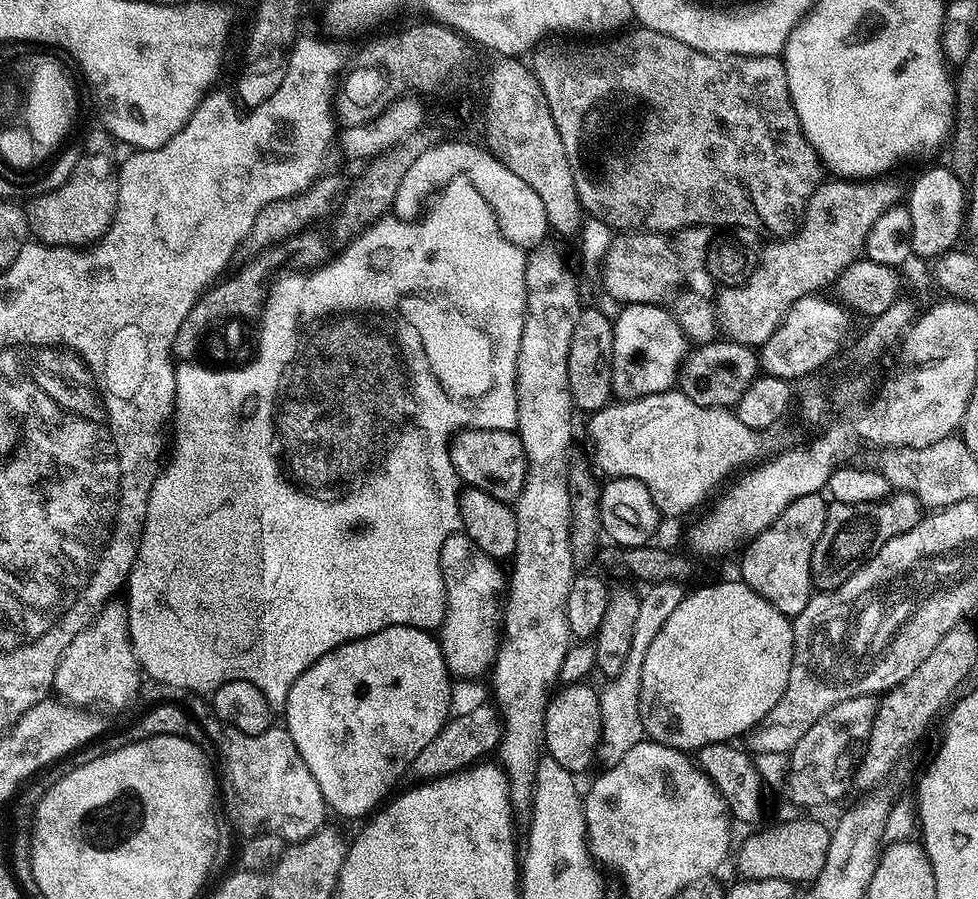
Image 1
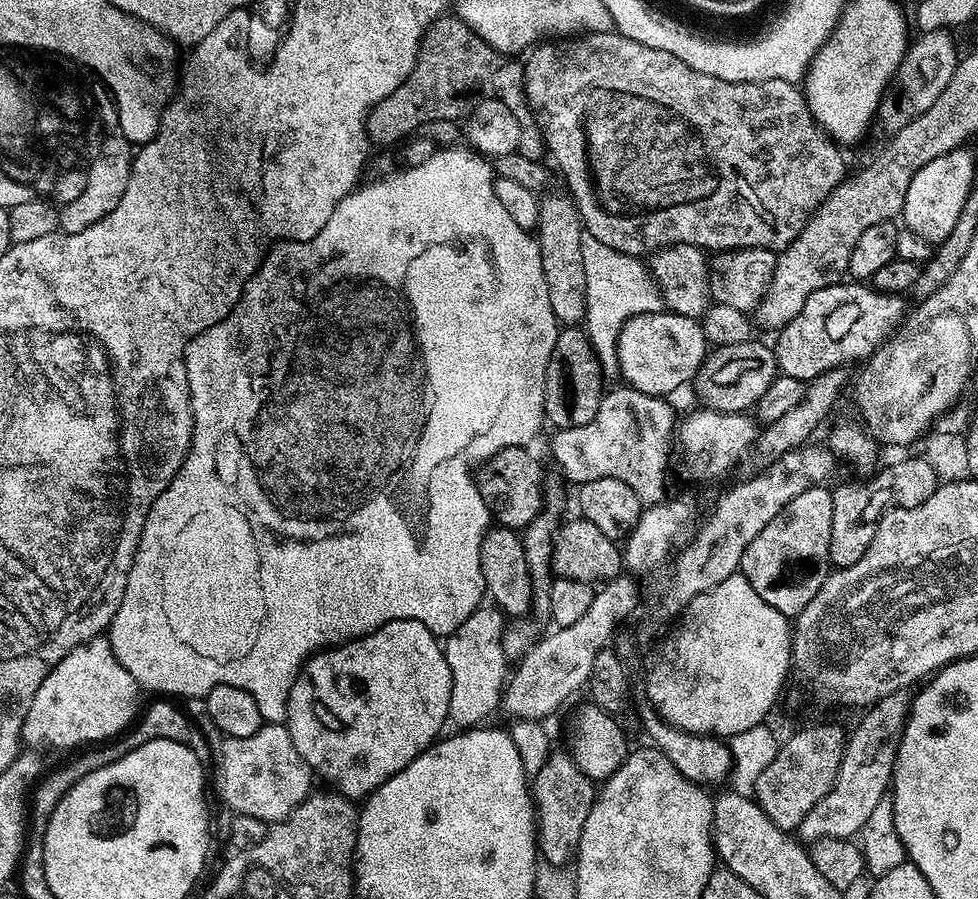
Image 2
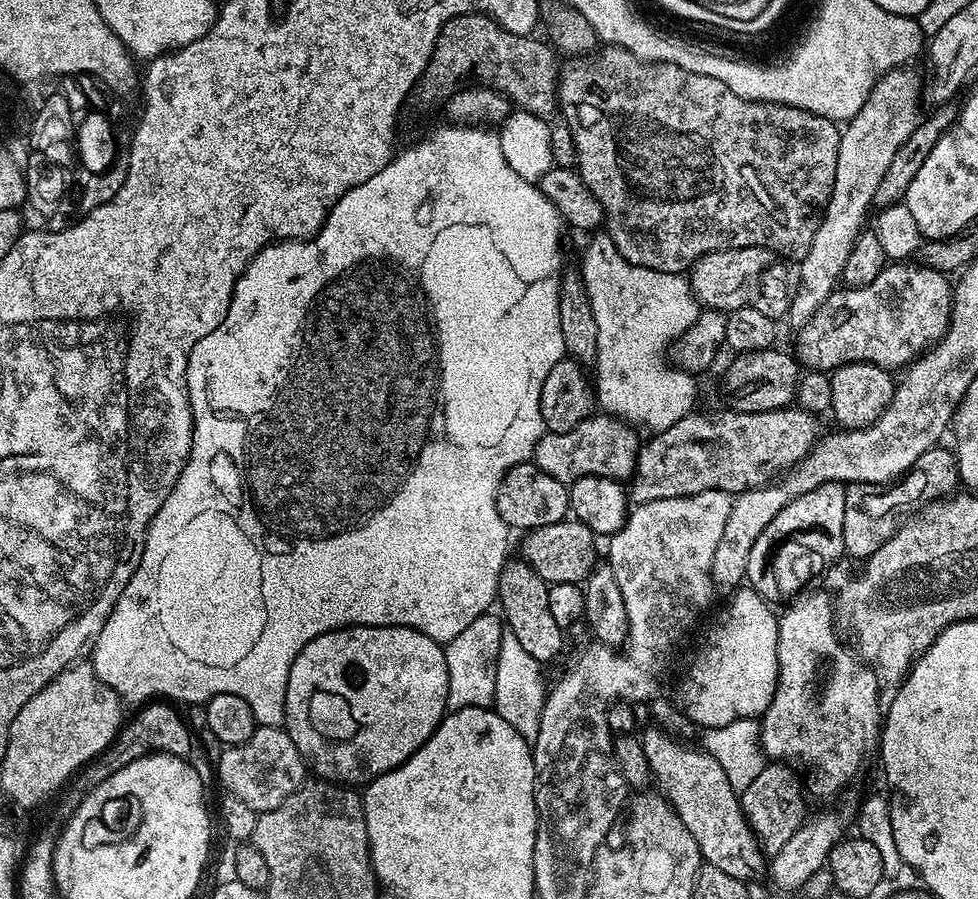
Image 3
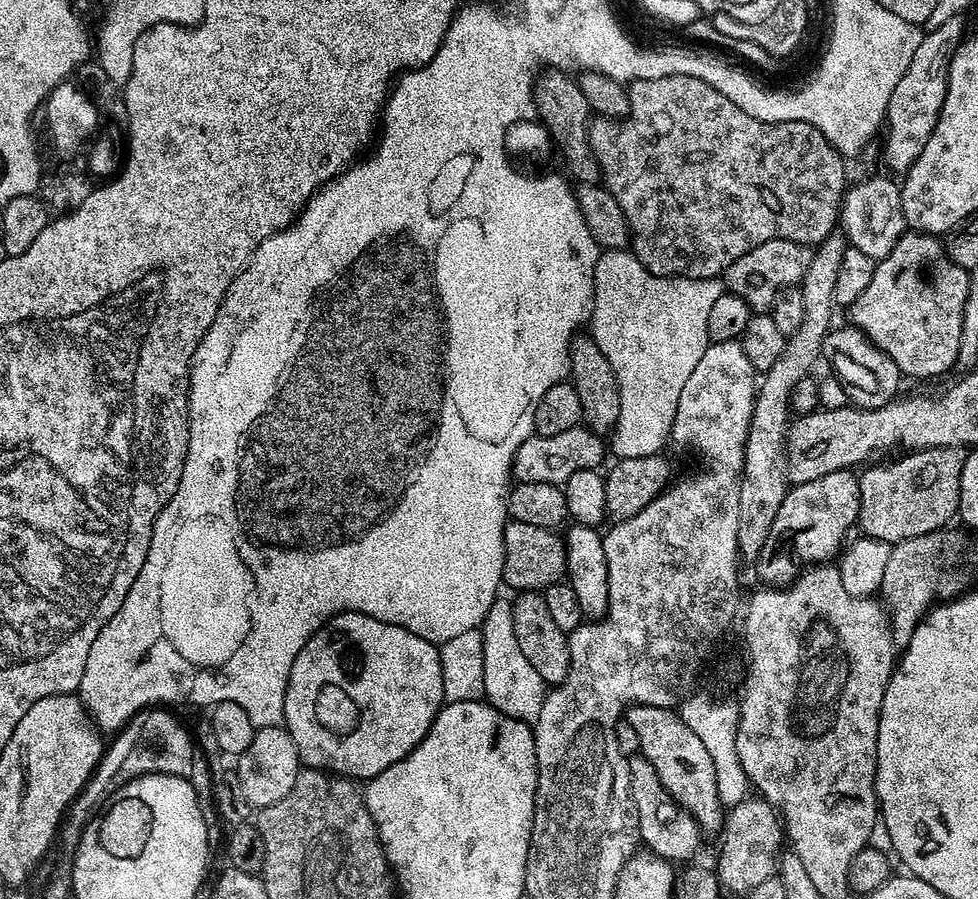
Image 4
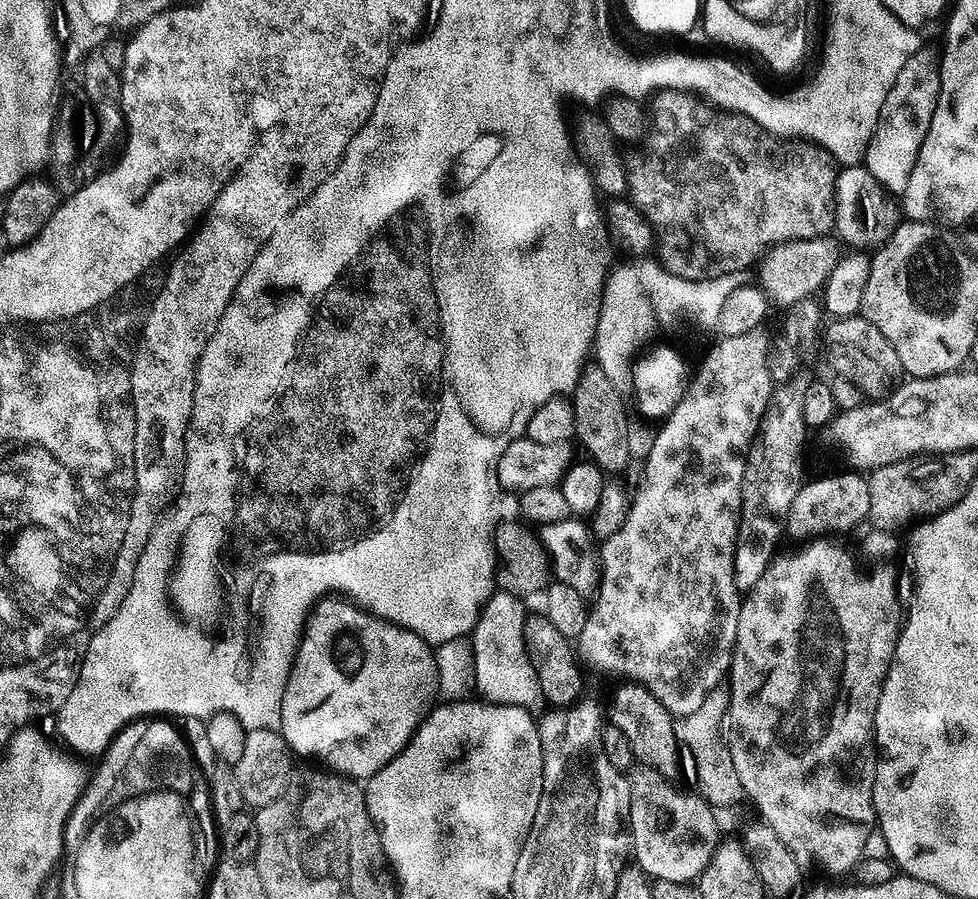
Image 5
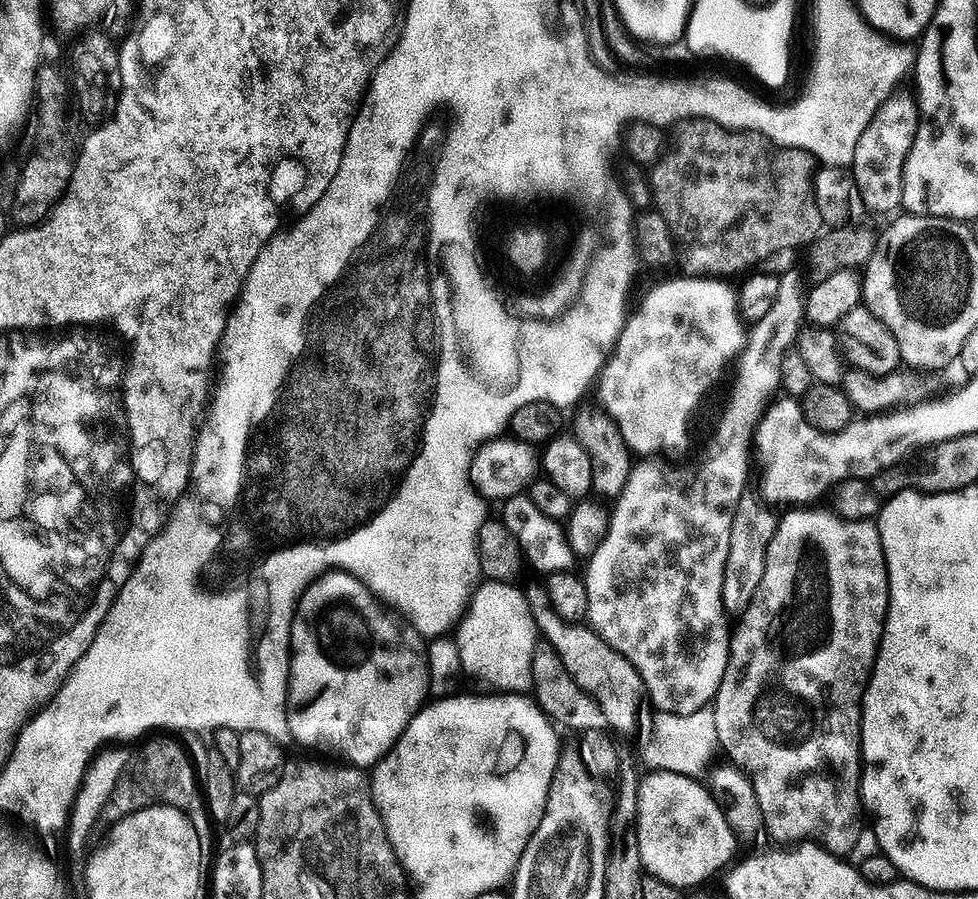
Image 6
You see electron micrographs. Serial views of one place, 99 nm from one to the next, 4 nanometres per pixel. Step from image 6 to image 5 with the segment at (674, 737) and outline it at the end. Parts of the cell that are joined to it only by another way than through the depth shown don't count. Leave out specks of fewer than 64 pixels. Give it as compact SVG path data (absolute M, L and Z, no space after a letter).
M718 687L706 696L705 702L688 716L683 717L676 726L679 743L688 748L696 768L696 776L702 784L702 794L712 807L723 810L744 798L744 788L737 776L733 759L727 752L724 736L721 734L721 720L728 705L728 691Z

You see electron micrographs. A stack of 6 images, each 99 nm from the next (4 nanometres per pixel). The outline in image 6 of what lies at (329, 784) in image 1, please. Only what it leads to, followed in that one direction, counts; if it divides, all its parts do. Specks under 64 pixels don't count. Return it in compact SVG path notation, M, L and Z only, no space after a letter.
M333 570L319 576L302 593L290 626L289 731L306 747L325 748L336 755L333 757L365 770L375 766L398 742L414 714L424 707L424 695L430 692L425 637L403 616L396 614L391 620L387 614L385 605L357 576Z

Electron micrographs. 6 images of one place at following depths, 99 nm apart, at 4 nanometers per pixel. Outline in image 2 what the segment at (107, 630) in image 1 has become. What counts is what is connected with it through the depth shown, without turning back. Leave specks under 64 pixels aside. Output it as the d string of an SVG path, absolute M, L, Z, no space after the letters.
M101 634L70 650L70 654L50 670L42 686L38 686L38 694L34 694L26 710L24 725L20 727L21 741L32 750L80 750L111 741L137 719L142 708L140 695L140 685L118 662L107 635Z

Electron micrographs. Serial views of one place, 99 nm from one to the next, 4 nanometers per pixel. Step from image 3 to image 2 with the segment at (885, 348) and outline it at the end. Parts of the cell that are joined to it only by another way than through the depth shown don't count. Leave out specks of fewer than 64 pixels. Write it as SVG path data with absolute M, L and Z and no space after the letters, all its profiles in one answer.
M841 282L814 290L806 298L806 306L798 310L798 318L779 329L780 337L774 343L777 369L790 378L809 382L823 372L852 366L855 360L868 360L904 323L904 300L903 295L879 292L864 282Z

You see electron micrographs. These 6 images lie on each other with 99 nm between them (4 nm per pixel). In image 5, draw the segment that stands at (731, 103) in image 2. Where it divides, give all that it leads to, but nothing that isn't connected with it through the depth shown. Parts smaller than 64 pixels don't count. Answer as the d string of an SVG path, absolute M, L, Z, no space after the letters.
M661 92L655 97L656 113L650 116L650 135L646 140L648 153L641 158L640 164L632 164L628 187L630 200L645 218L652 224L658 235L658 260L665 269L688 280L704 280L718 278L722 274L744 272L752 263L759 261L764 253L775 244L785 244L791 240L805 240L827 236L833 231L836 222L836 174L838 165L832 155L820 144L799 138L781 138L768 133L766 129L745 116L736 112L723 111L700 99L694 94L684 92Z

